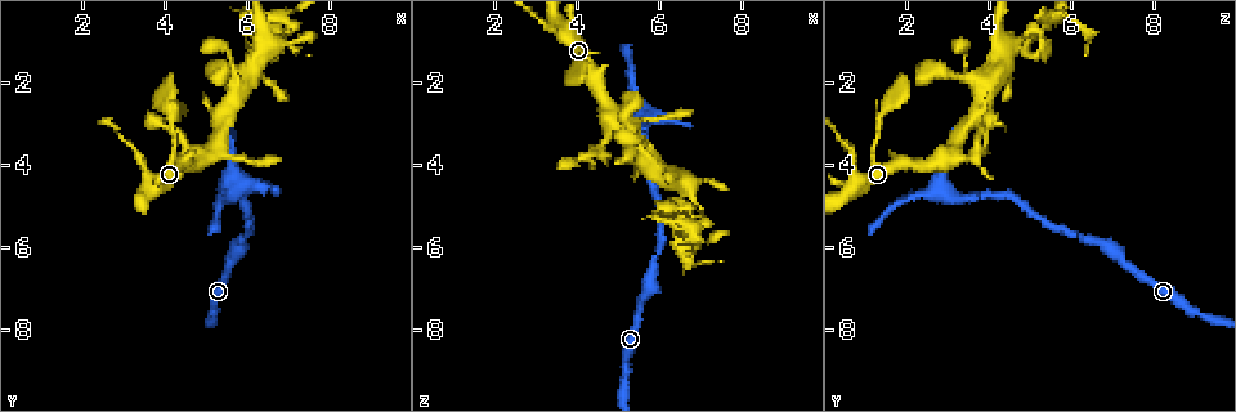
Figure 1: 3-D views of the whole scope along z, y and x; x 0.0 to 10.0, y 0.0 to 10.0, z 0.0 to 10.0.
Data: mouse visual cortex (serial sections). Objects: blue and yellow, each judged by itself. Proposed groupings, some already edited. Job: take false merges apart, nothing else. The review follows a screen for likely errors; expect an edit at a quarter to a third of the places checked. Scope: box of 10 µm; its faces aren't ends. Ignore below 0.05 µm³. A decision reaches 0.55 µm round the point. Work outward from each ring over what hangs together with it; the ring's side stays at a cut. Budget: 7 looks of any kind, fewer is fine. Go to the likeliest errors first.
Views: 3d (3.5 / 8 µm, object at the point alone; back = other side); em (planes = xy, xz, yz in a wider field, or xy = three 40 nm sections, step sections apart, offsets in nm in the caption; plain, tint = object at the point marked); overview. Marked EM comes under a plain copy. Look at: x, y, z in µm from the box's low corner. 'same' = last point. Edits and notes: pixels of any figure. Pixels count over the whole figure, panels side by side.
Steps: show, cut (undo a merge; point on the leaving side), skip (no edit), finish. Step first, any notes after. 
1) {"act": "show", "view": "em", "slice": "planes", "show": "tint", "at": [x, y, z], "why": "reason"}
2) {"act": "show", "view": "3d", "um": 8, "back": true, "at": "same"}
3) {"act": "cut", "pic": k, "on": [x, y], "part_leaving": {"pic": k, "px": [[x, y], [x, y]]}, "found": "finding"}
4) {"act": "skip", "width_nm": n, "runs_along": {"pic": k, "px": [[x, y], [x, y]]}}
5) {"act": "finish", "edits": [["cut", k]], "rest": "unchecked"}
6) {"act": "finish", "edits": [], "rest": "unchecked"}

{"act": "show", "view": "3d", "um": 3.5, "at": [5.70, 2.15, 3.95], "why": "four-way junction"}

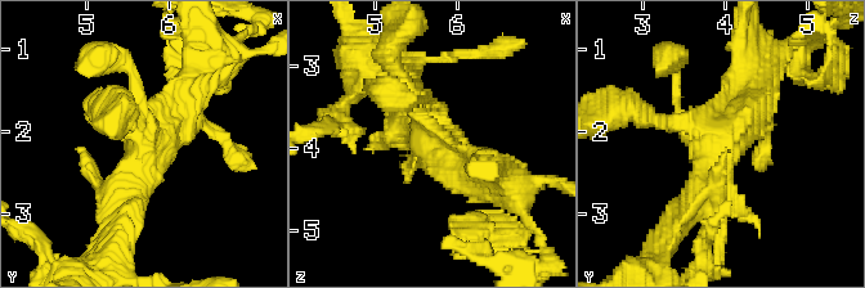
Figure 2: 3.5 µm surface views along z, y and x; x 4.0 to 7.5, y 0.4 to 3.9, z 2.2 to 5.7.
{"act": "show", "view": "em", "slice": "planes", "show": "tint", "at": [5.70, 2.20, 3.90]}

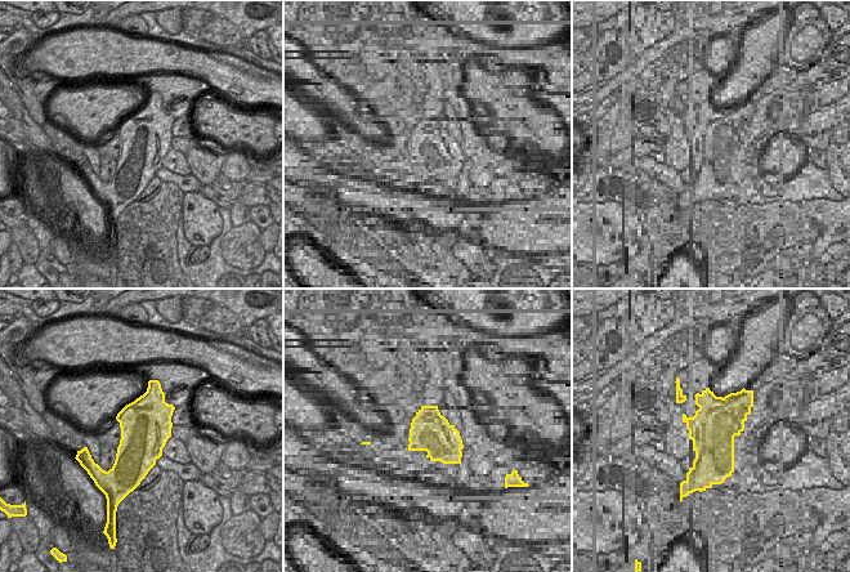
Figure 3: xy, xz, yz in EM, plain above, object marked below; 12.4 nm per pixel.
{"act": "skip", "runs_along": {"pic": 2, "px": [[680, 217], [756, 88]]}, "found": "continuous, no second cell"}

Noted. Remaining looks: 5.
{"act": "show", "view": "3d", "um": 8, "at": [7.10, 0.70, 5.35], "why": "side arm on a straight run"}

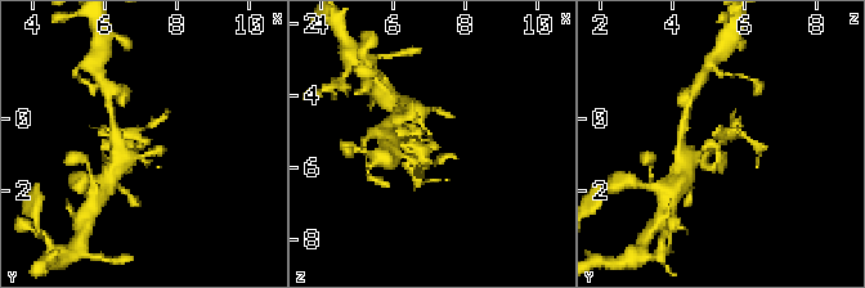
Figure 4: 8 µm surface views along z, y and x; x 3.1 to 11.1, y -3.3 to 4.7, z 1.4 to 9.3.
{"act": "show", "view": "em", "slice": "xy", "step": 3, "show": "tint", "at": "same", "why": "shape alone is not enough"}

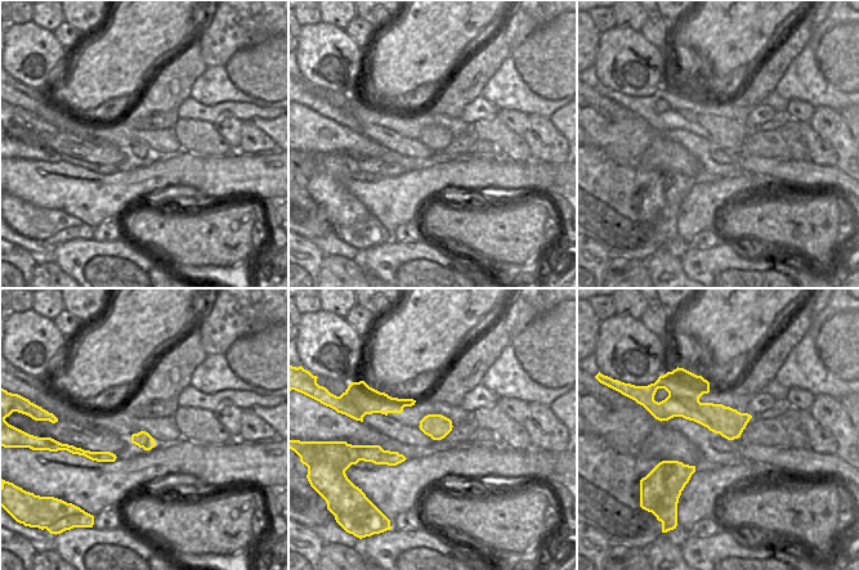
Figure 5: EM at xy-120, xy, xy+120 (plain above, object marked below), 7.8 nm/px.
{"act": "skip", "runs_along": {"pic": 5, "px": [[662, 404], [746, 418]]}, "found": "one cell here"}

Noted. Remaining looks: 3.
{"act": "show", "view": "3d", "um": 3.5, "at": [5.60, 4.70, 2.90], "why": "a fork"}

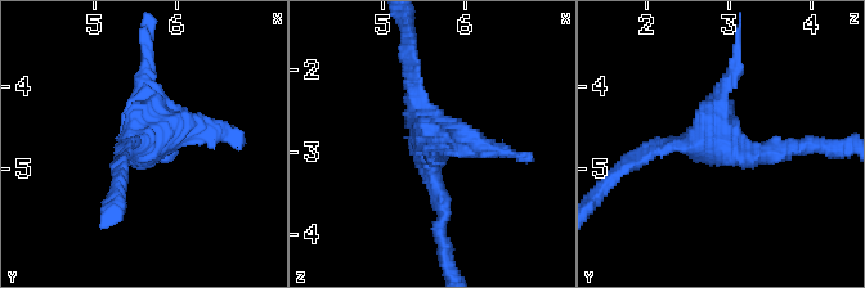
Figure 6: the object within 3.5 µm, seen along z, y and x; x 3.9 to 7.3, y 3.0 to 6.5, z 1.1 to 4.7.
{"act": "show", "view": "em", "slice": "xy", "step": 3, "show": "tint", "at": [5.60, 4.70, 2.85], "why": "need the tissue"}

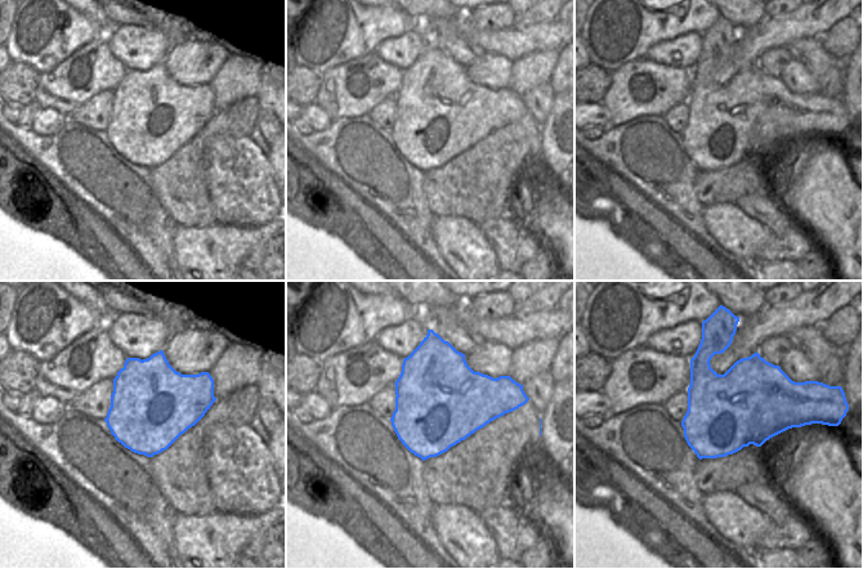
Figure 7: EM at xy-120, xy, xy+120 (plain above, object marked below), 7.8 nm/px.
{"act": "cut", "pic": 6, "on": [502, 152], "width_nm": 700, "part_leaving": {"pic": 6, "px": [[151, 122], [143, 35]]}, "found": "a second cell is stuck on"}

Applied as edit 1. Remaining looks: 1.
{"act": "finish", "edits": [["cut", 6]], "rest": "unchecked"}

